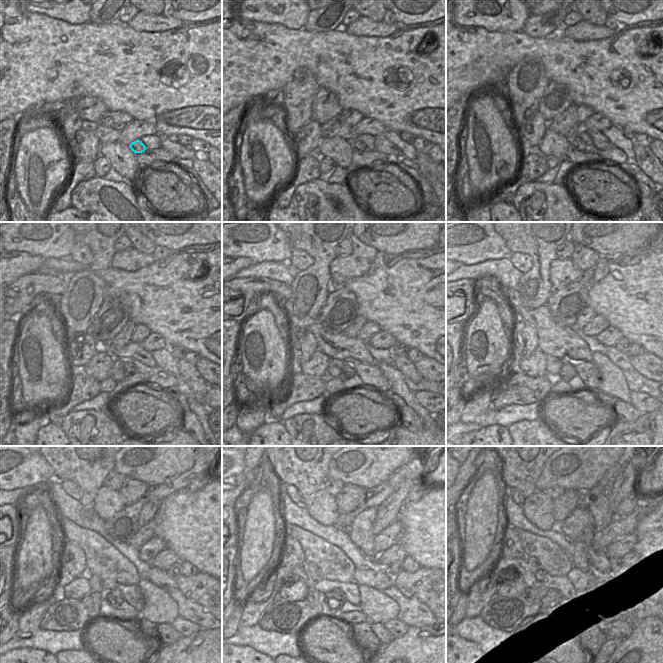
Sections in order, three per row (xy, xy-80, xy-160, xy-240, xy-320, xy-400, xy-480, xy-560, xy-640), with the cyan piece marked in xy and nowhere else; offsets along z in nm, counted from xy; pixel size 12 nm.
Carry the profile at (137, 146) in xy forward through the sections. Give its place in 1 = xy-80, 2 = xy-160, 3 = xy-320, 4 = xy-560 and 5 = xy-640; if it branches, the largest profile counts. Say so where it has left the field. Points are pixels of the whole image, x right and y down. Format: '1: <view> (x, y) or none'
1: xy-80 (357, 145)
2: xy-160 (577, 143)
3: xy-320 (348, 370)
4: xy-560 (334, 599)
5: xy-640 (552, 605)

